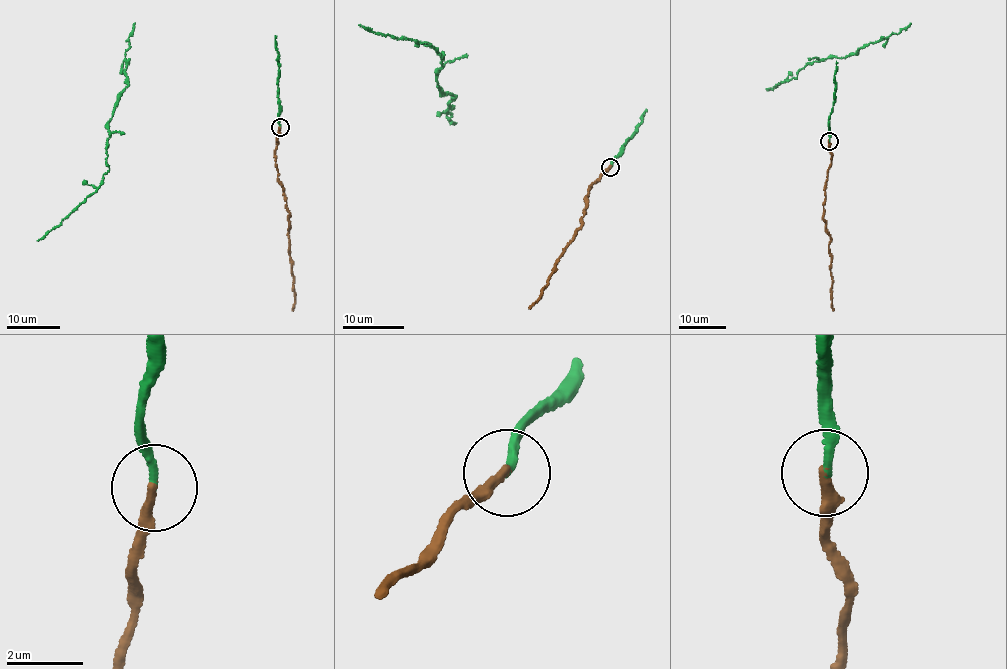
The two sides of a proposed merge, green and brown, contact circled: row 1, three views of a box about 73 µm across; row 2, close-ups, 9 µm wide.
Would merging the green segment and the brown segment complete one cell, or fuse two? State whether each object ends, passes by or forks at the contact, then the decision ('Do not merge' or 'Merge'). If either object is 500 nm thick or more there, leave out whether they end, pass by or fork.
At the ring green ends. At the ring brown ends. Merge

